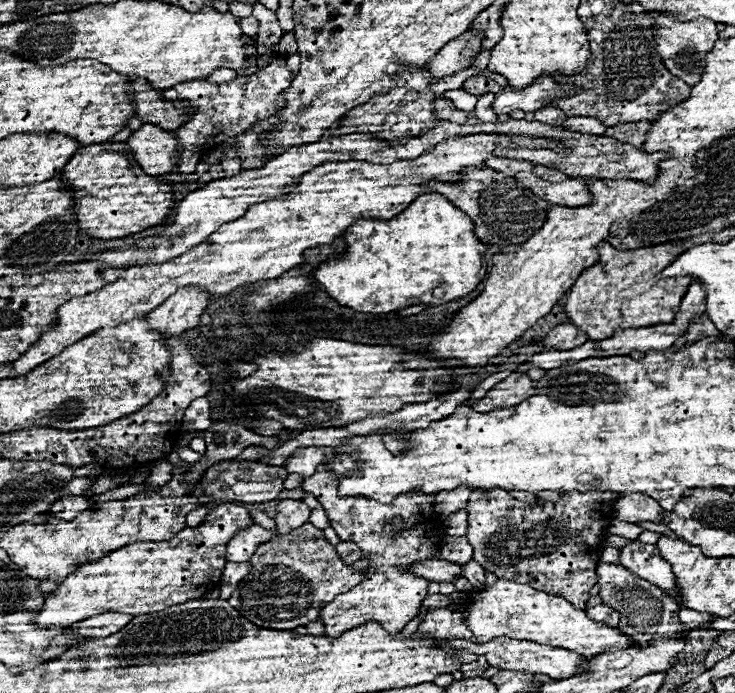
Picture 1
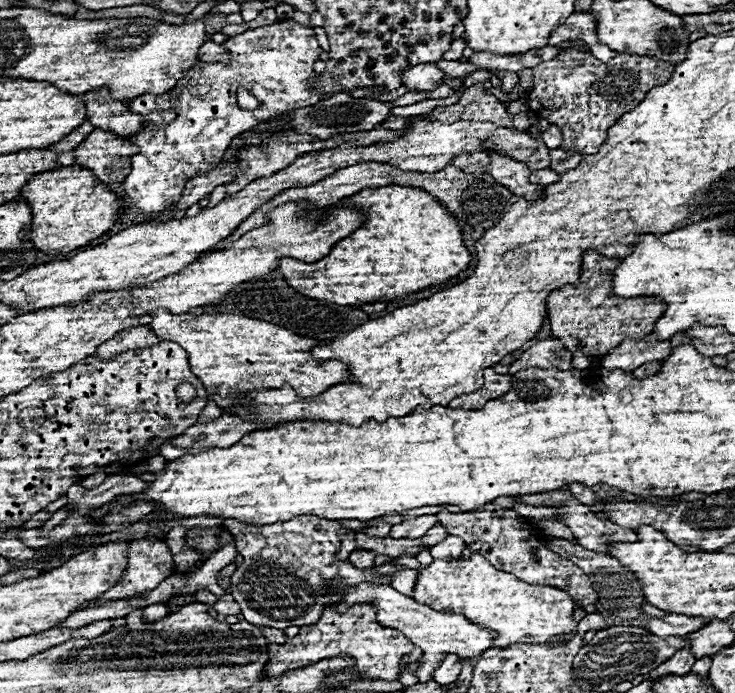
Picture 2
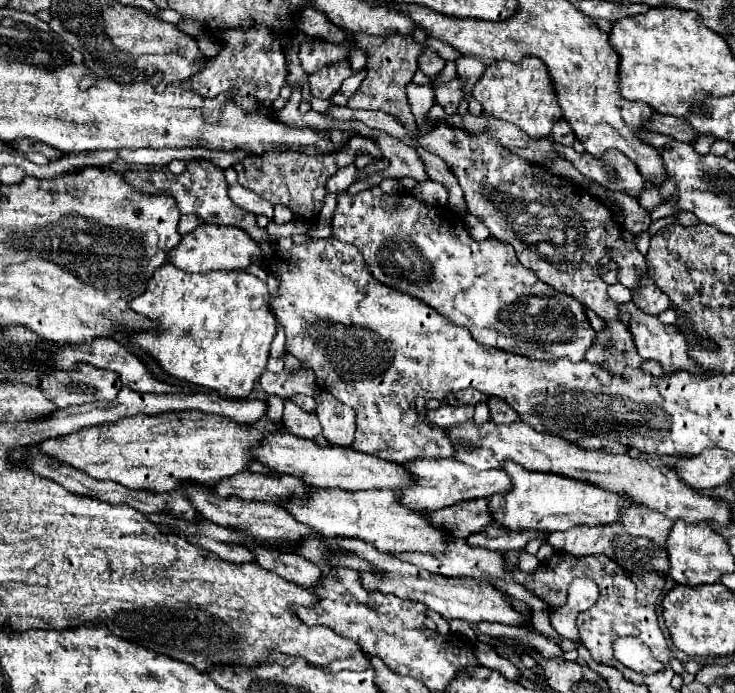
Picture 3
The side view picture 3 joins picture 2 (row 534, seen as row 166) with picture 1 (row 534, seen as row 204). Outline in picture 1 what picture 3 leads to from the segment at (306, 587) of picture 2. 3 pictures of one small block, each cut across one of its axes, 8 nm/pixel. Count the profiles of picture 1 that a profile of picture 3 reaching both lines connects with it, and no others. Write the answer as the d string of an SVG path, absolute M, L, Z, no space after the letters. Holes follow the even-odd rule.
M310 522L280 538L272 536L270 542L256 548L250 562L252 572L238 584L228 602L252 624L272 630L294 630L296 626L320 620L320 610L328 602L362 580L362 572L344 566L322 530Z

